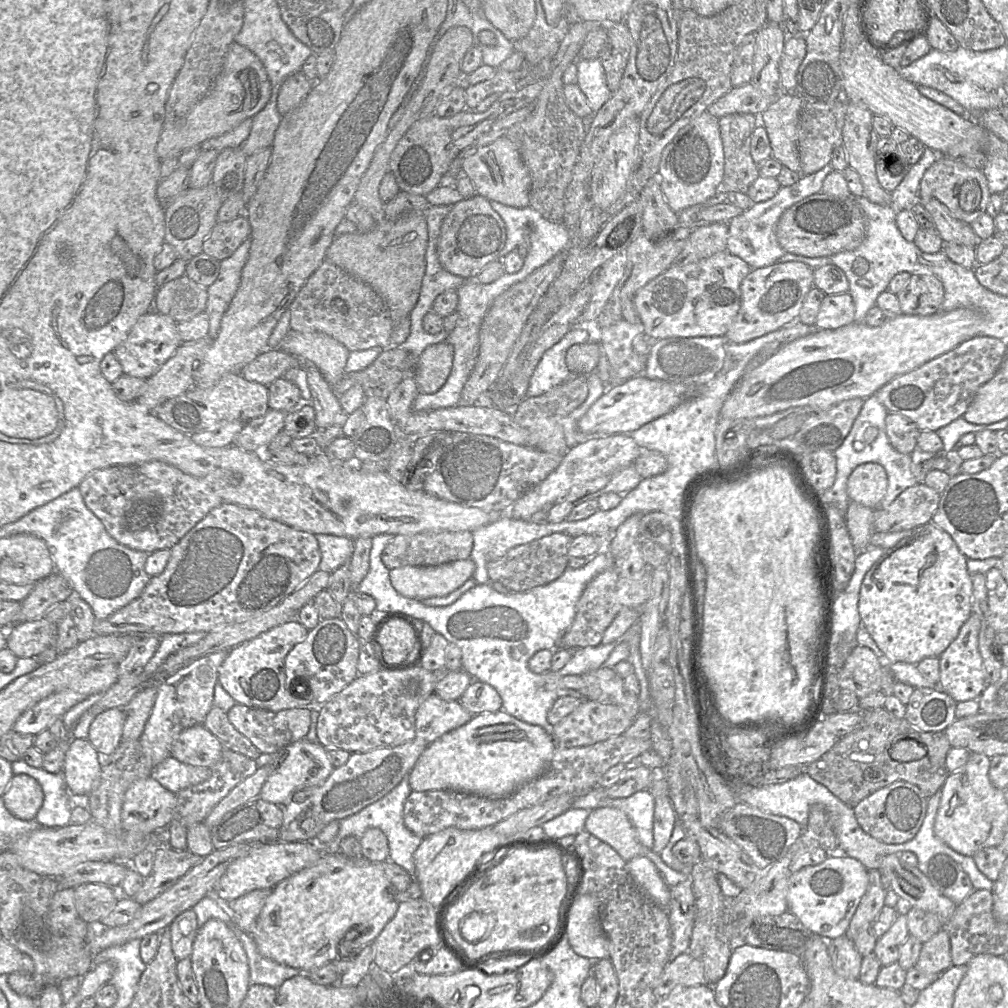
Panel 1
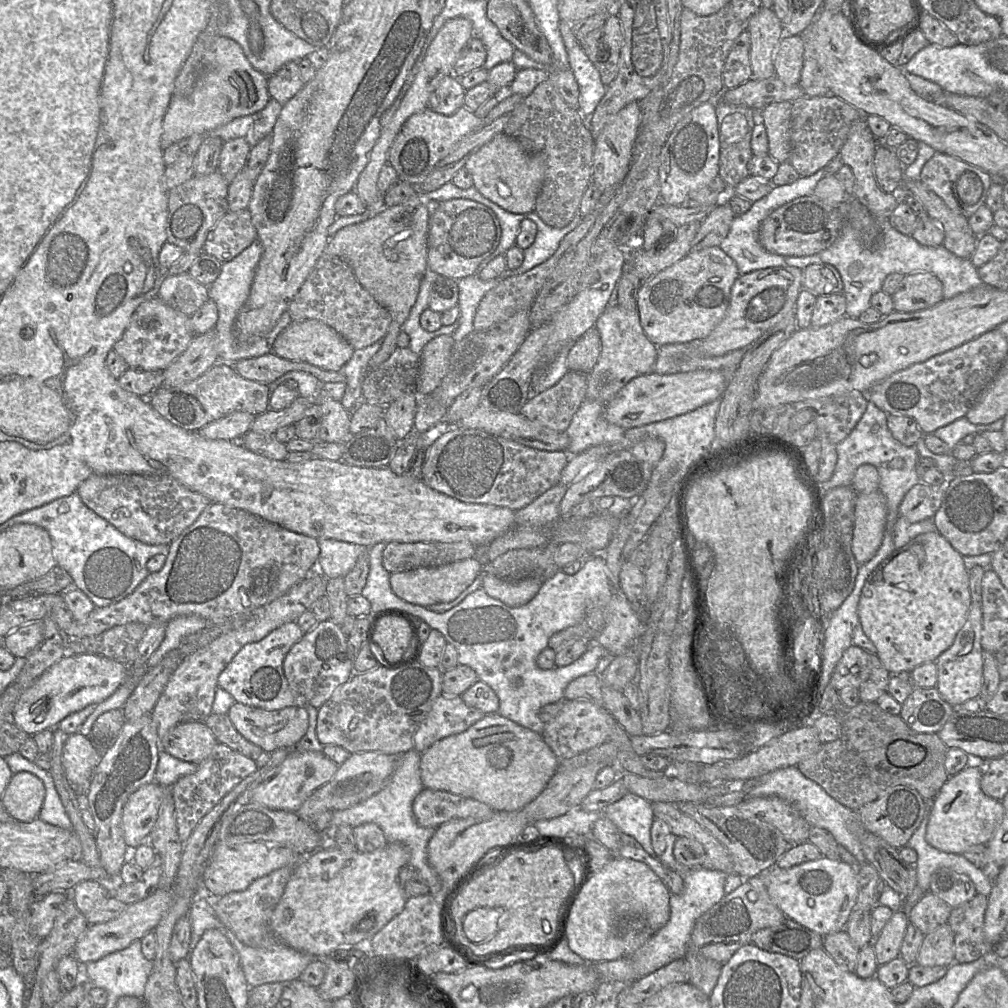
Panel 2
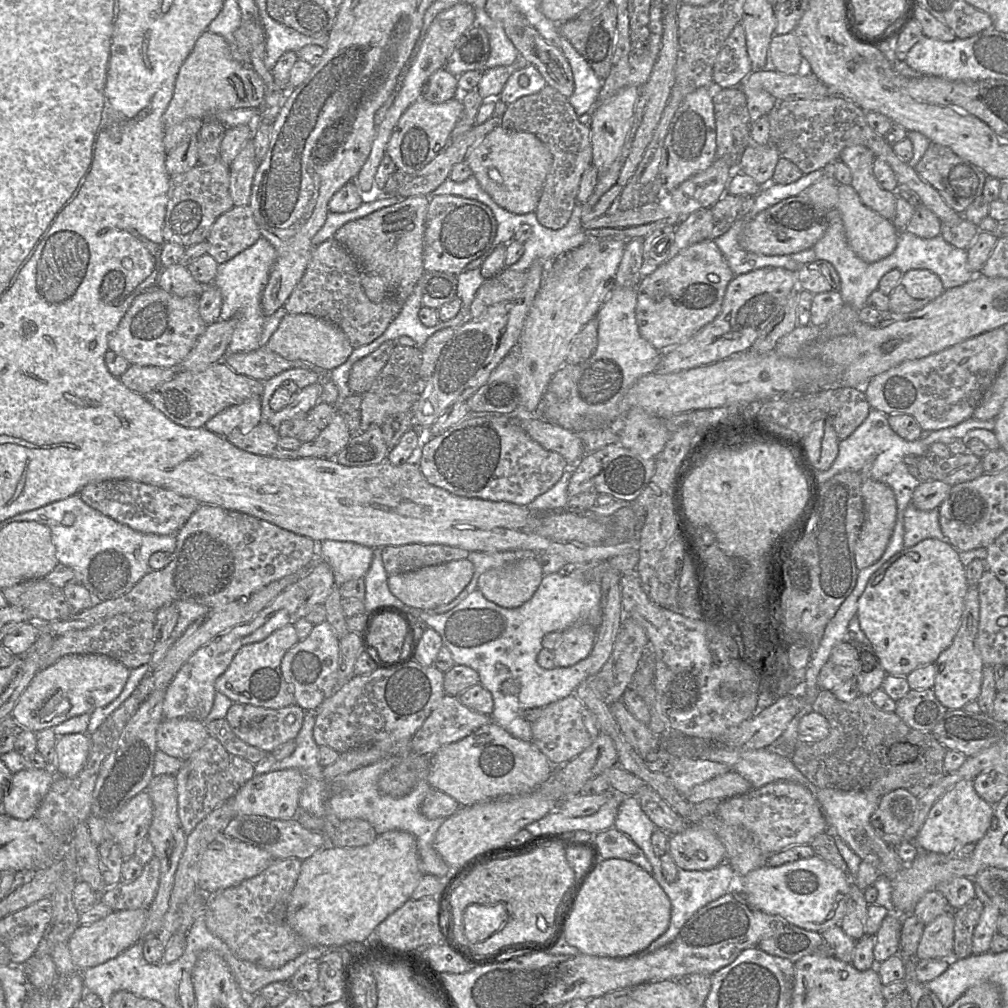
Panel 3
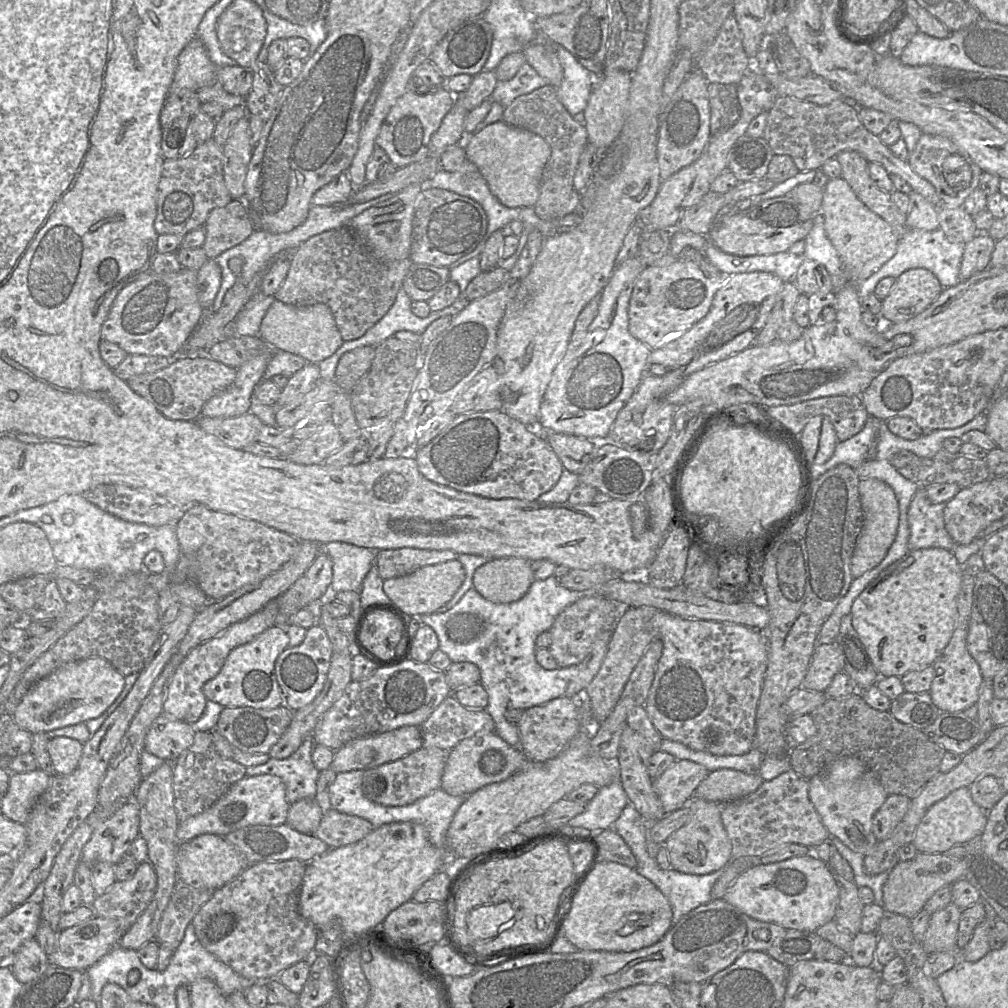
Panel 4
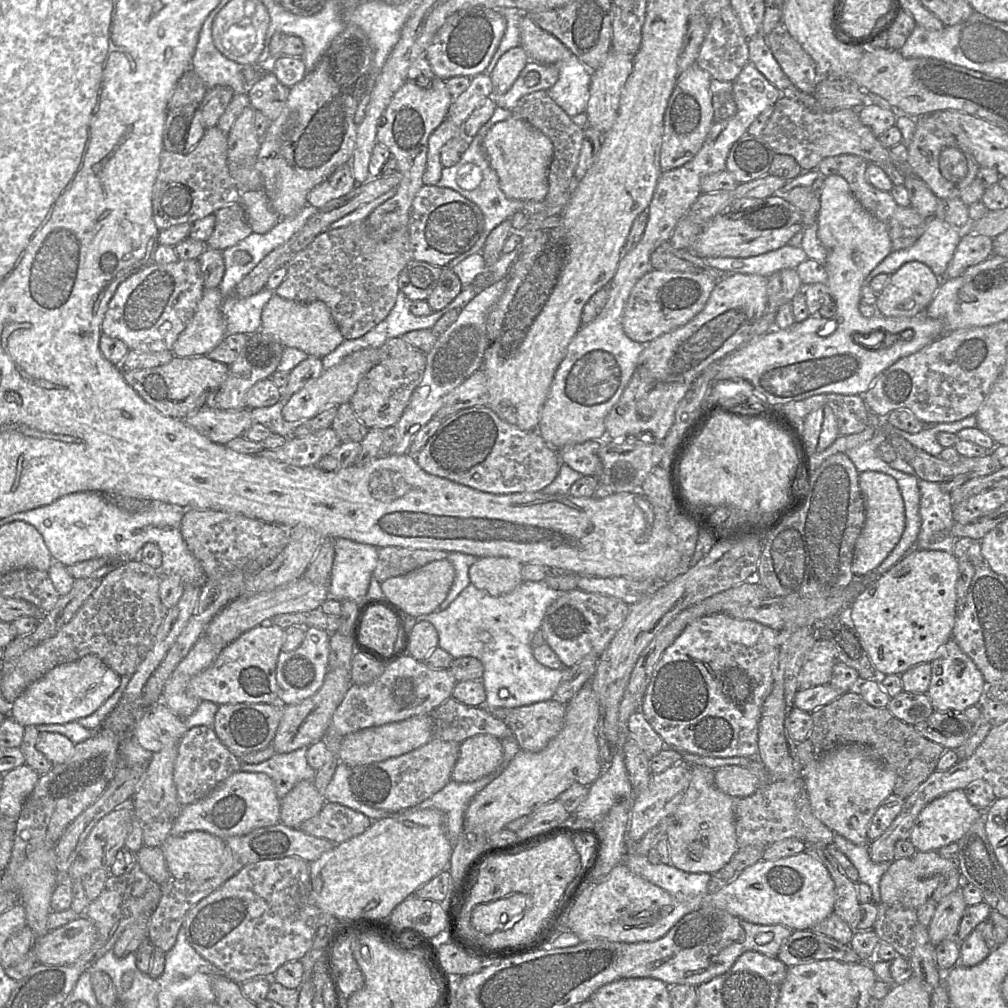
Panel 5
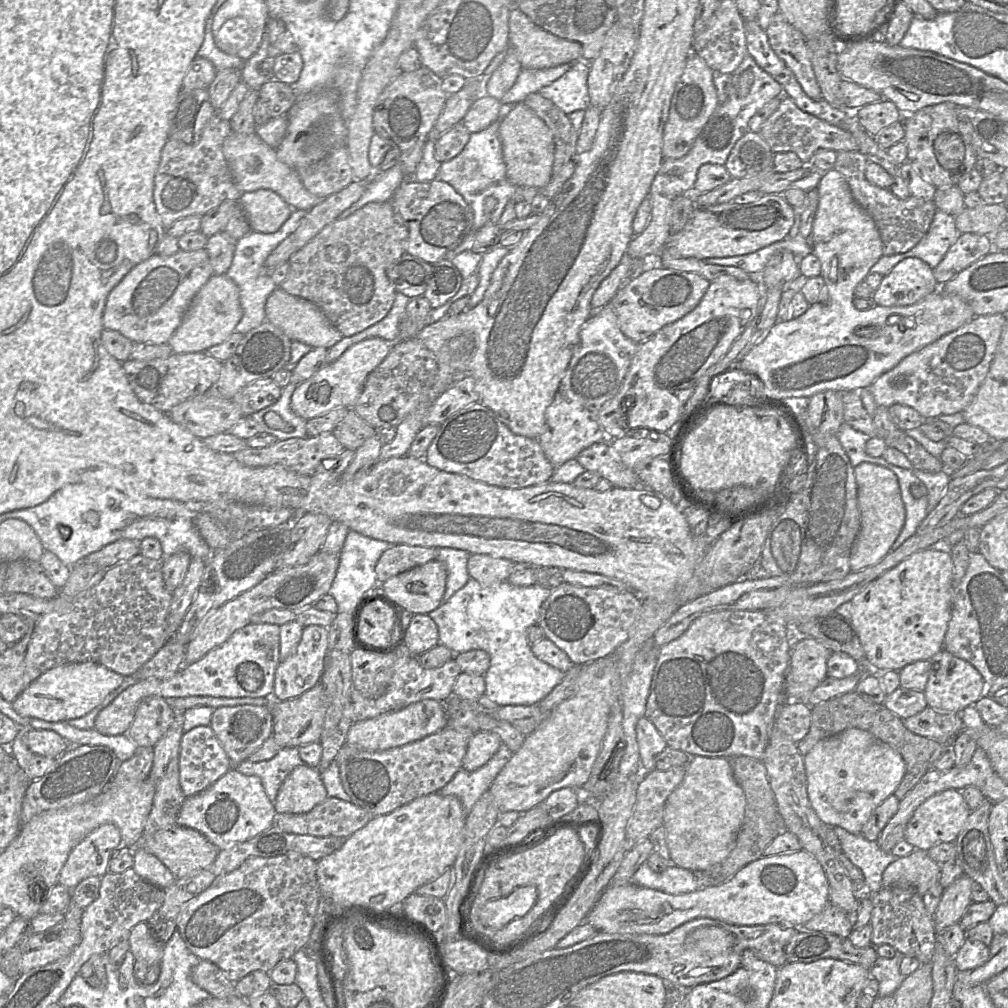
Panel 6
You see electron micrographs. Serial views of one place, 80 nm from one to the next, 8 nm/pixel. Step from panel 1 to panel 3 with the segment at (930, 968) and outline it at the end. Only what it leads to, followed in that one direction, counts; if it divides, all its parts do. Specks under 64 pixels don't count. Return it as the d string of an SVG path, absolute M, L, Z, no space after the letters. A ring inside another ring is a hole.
M948 910L925 926L920 939L916 959L935 959L954 957L953 910Z

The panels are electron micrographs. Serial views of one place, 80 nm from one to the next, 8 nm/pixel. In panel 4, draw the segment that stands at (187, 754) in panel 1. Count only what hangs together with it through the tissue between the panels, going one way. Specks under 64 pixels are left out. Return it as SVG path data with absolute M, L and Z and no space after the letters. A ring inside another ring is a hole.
M161 713L150 725L144 748L164 761L175 761L194 740L195 730L190 723Z

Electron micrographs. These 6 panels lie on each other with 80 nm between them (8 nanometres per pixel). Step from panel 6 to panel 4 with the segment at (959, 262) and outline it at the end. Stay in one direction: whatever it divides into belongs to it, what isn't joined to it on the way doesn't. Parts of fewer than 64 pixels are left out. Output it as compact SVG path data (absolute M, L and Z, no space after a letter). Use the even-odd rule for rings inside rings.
M978 232L965 244L960 264L961 282L990 266L996 241L987 232Z

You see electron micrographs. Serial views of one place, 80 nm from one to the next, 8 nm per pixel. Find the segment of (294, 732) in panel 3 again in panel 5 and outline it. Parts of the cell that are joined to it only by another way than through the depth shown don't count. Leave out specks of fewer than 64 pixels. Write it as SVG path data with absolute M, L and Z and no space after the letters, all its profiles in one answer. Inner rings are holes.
M235 703L220 705L214 717L213 730L223 745L236 757L271 745L283 714L283 704Z

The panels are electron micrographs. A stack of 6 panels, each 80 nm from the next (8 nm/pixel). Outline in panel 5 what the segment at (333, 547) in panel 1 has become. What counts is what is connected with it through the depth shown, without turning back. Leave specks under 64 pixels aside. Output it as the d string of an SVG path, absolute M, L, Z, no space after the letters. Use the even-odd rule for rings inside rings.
M346 538L334 539L334 560L329 595L337 600L350 599L359 604L367 596L379 548Z

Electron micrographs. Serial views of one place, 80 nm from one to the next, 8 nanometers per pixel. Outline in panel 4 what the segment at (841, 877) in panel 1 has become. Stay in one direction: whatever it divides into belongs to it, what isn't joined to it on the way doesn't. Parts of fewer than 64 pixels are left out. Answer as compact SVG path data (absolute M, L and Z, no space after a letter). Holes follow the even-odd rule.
M808 854L771 864L753 865L732 882L722 899L755 920L775 923L785 929L815 932L819 927L834 920L839 901L839 888L829 866L814 854Z

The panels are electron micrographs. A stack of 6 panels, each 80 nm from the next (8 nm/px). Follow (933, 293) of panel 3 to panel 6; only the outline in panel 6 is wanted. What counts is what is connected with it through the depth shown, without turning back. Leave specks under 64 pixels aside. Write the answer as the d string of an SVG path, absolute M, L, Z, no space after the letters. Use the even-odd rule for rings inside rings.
M906 258L883 276L879 287L873 292L872 300L880 306L908 306L919 302L940 287L934 277L933 269L926 262L919 258Z

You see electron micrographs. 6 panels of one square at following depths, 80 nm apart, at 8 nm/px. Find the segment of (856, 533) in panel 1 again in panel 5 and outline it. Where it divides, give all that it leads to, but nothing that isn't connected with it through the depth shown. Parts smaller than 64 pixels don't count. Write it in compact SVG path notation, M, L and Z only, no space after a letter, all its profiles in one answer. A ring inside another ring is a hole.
M877 471L859 474L859 486L865 502L865 523L856 540L851 570L853 575L867 576L874 571L899 542L905 528L905 510L897 481Z

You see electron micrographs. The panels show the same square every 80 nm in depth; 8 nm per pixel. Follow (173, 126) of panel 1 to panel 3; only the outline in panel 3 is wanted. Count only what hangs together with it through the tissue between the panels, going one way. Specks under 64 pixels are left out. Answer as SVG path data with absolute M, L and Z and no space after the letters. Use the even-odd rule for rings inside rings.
M204 31L176 77L172 98L162 116L165 128L187 119L205 120L217 112L237 108L259 109L264 99L264 84L259 75L235 58L229 43L221 35Z

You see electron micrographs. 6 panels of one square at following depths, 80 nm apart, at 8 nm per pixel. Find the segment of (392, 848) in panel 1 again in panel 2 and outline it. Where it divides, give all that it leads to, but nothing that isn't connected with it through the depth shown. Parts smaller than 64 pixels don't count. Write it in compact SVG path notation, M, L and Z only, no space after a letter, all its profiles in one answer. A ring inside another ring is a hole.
M412 749L399 755L393 775L385 786L370 798L345 810L332 811L332 824L356 827L364 823L374 823L380 827L388 843L402 843L410 854L408 866L425 880L431 895L436 895L441 889L441 881L428 863L427 845L436 828L419 826L413 816L412 803L415 797L424 789L420 771L421 753Z

